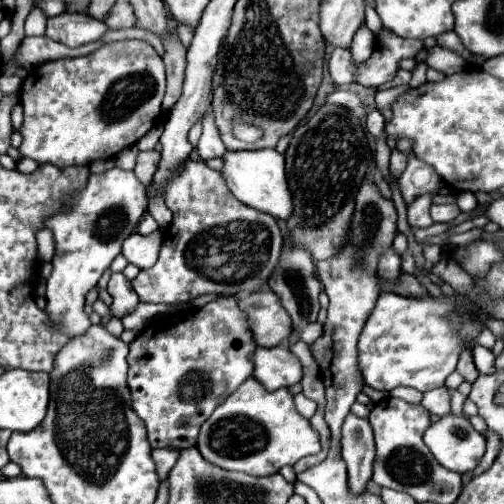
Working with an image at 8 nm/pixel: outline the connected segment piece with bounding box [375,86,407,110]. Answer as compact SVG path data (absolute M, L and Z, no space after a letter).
M399 86L399 88L391 88L391 90L379 90L377 96L375 96L375 104L377 104L377 110L385 110L385 108L391 108L391 102L403 92L407 90L407 86Z

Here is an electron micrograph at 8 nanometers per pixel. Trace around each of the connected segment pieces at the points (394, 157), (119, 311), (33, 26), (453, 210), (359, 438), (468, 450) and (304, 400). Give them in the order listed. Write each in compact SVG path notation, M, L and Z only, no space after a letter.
M397 148L393 150L393 154L391 154L391 172L399 178L401 174L403 174L403 170L405 170L405 166L407 166L407 154L405 152L399 152Z
M113 272L109 286L107 286L109 294L113 296L113 304L111 304L111 312L117 318L123 318L129 310L133 310L139 302L139 296L135 294L135 290L131 288L131 282L125 278L123 272Z
M35 6L27 20L25 20L25 34L27 36L43 36L45 34L45 26L47 26L47 16L39 12L39 8Z
M433 204L431 206L431 218L433 222L451 222L453 218L459 216L459 206L457 204Z
M349 414L343 424L343 460L349 472L349 488L353 494L365 492L373 474L375 442L369 420Z
M447 414L425 432L425 444L447 470L465 474L473 470L485 452L485 438L475 432L469 418Z
M297 394L297 396L293 396L293 400L295 400L295 406L297 406L297 412L299 412L303 418L311 420L311 416L313 416L315 410L317 410L317 404L315 404L313 400L309 400L305 394Z

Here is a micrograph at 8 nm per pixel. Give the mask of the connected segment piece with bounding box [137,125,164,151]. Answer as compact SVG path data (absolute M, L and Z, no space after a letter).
M154 126L139 142L137 142L137 147L140 151L147 151L155 149L155 146L159 142L159 137L161 137L164 126Z

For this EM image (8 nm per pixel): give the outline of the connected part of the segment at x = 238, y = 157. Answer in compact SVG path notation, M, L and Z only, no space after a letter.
M263 148L263 150L239 150L239 152L231 152L227 150L223 154L223 180L227 182L227 188L231 190L231 194L241 200L247 206L253 206L255 210L273 214L275 218L289 218L293 214L293 198L291 192L287 188L287 180L285 180L285 158L283 154L279 154L273 148Z

